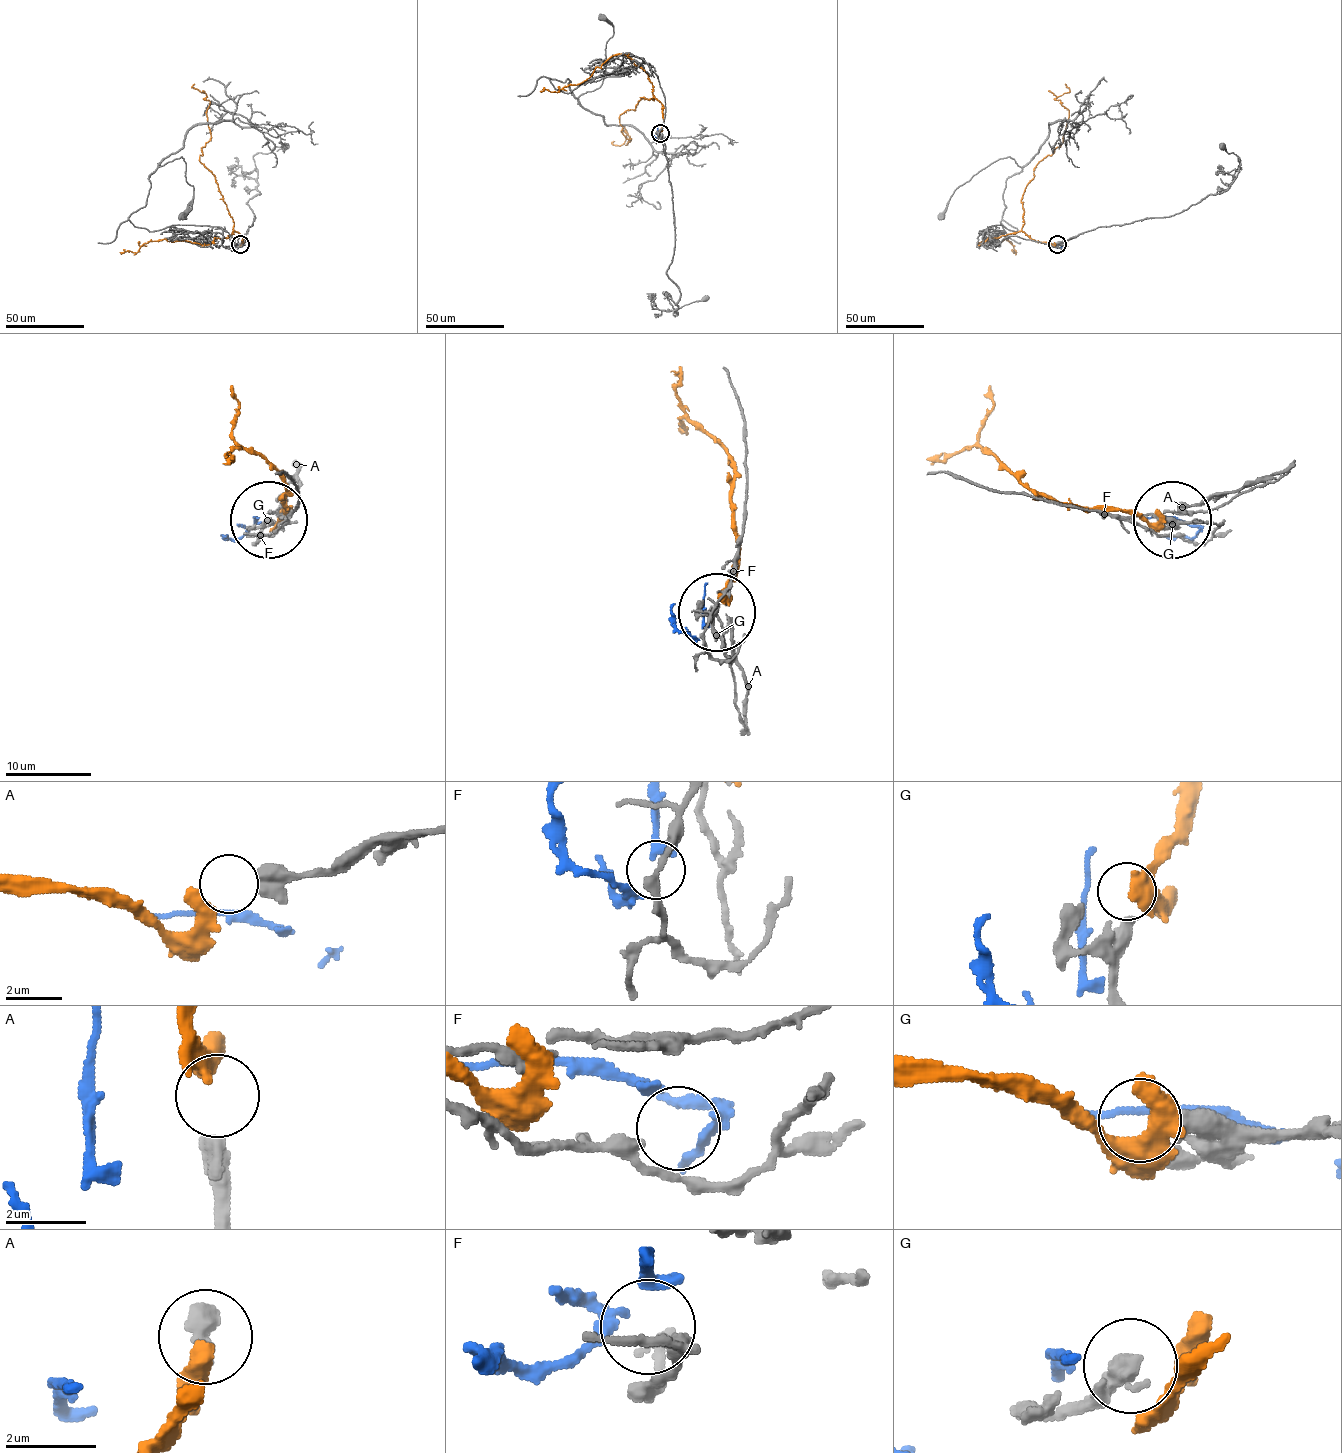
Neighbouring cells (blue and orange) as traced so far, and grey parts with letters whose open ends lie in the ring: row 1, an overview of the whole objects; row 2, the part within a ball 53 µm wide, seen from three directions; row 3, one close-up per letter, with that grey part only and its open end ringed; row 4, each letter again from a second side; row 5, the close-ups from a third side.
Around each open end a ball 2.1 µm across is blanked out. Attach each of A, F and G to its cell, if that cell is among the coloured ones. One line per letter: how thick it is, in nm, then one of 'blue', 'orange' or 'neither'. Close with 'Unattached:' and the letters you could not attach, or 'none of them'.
A: 650 nm thick; orange
F: 240 nm thick; blue
G: 440 nm thick; neither
Unattached: G

